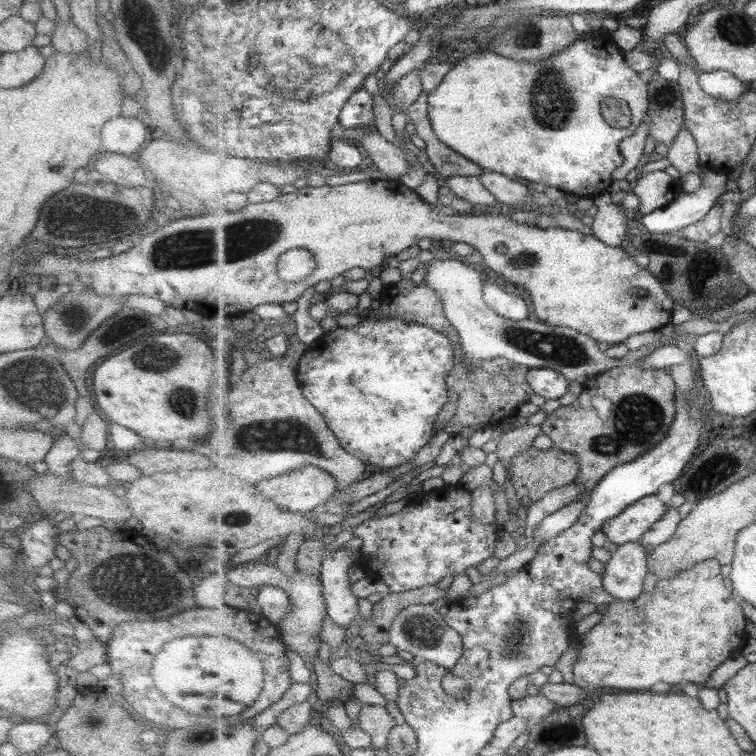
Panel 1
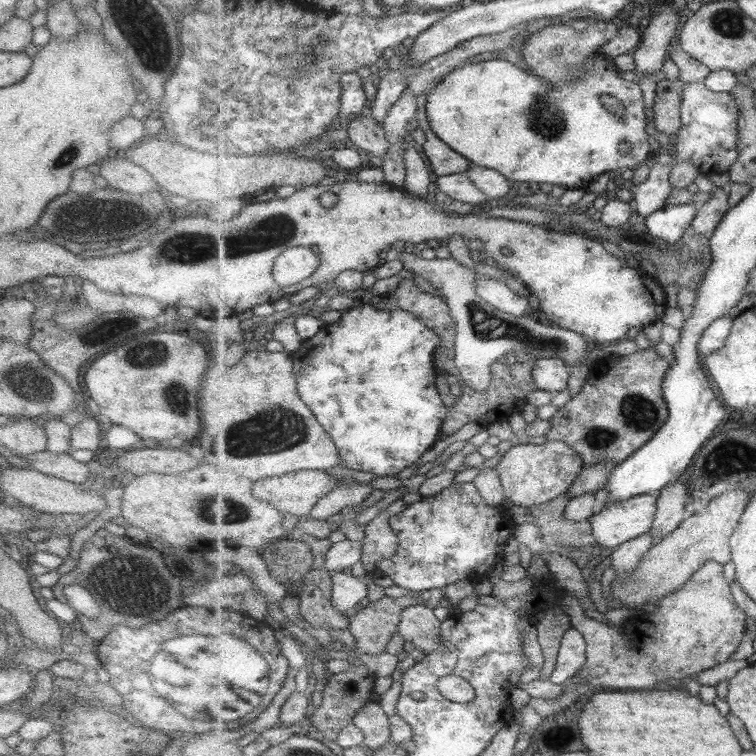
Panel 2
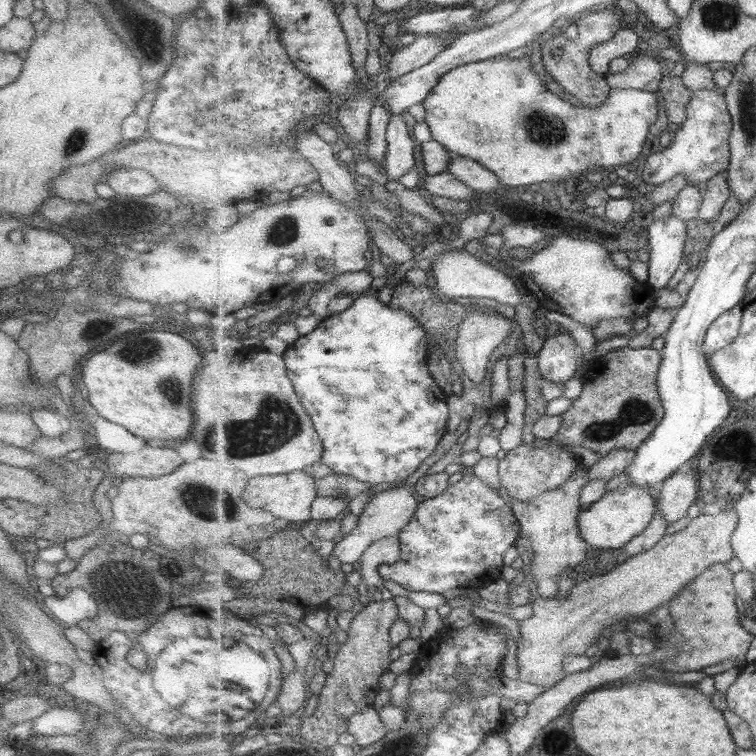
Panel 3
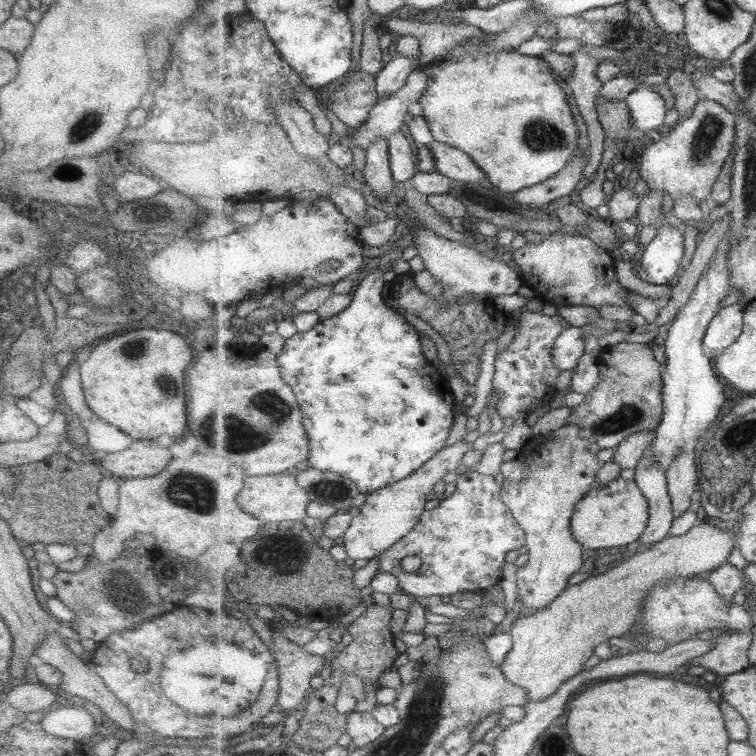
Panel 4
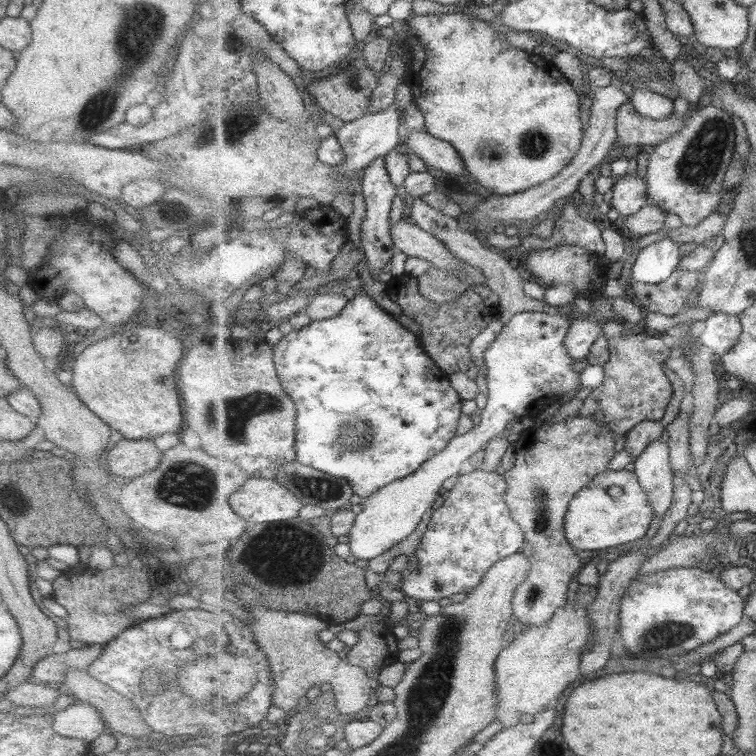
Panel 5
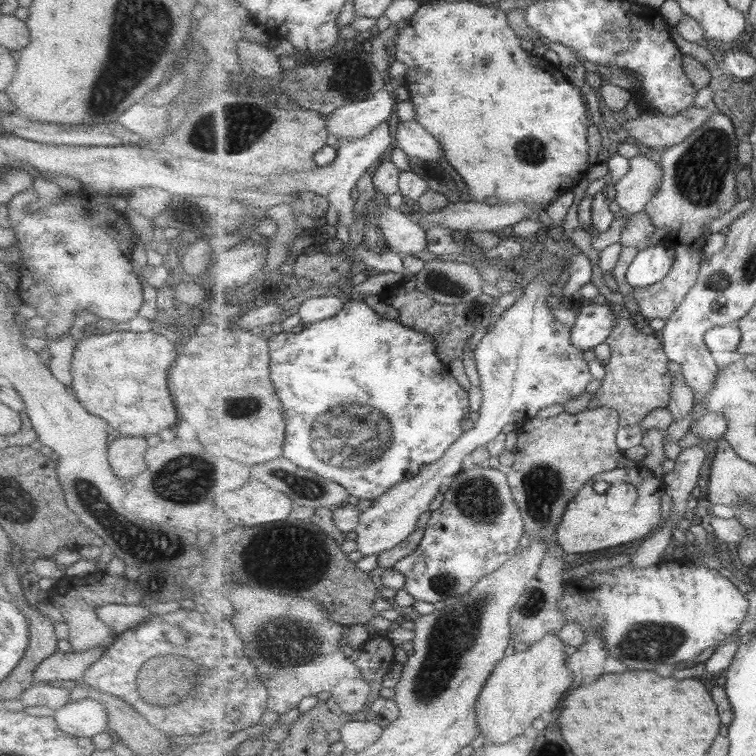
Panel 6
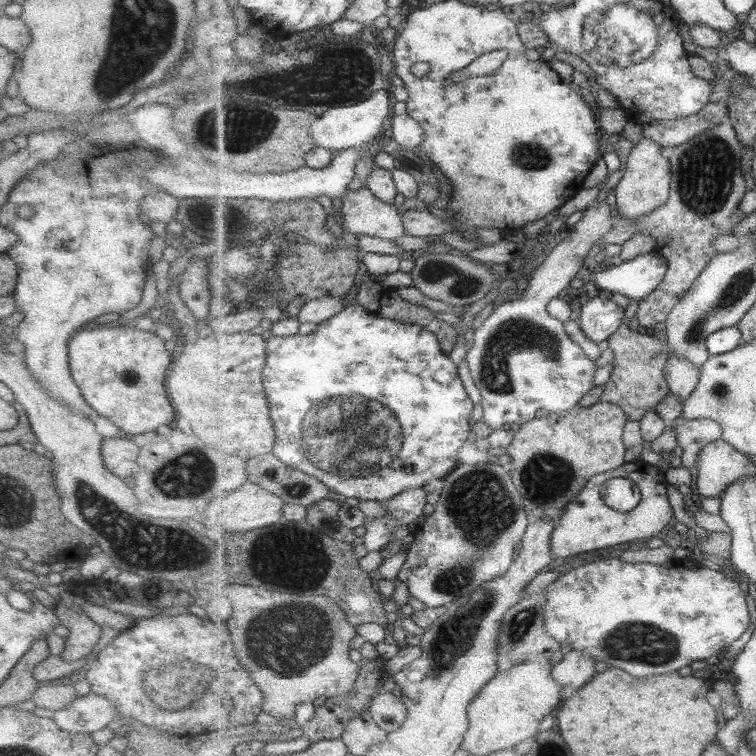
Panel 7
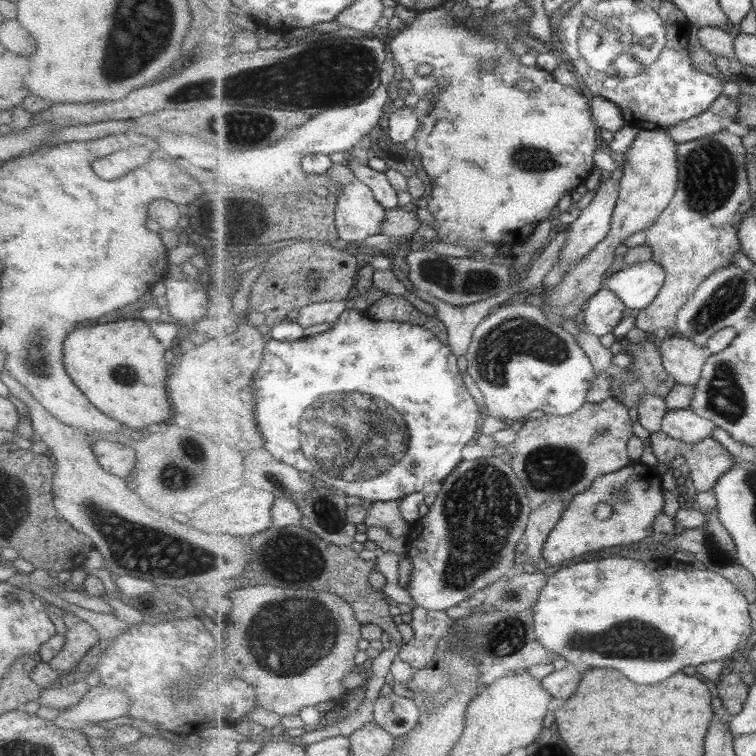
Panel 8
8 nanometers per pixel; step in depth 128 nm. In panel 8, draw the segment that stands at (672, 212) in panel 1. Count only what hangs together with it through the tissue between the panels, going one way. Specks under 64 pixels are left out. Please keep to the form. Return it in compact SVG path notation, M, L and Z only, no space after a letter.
M651 259L621 268L606 280L606 287L616 292L627 308L638 313L655 302L666 276L666 268Z

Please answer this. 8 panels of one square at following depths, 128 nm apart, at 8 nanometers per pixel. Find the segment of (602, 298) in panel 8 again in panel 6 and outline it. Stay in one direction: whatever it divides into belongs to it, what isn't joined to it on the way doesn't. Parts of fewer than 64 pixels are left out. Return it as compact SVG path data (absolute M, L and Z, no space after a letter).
M585 303L578 314L575 327L571 330L571 340L577 348L592 350L607 342L617 325L619 316L613 308L603 304Z

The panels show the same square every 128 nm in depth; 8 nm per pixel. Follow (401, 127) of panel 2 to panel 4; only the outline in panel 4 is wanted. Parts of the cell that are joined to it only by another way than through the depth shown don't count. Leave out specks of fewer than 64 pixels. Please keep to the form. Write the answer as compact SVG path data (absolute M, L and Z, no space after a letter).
M405 129L389 137L389 154L392 176L397 183L407 183L418 173L418 157L413 152L413 139Z

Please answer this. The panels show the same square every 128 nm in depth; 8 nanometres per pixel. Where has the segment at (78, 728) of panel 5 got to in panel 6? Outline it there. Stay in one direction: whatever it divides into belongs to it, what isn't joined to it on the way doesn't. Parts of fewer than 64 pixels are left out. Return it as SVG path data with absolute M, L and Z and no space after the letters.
M87 697L67 701L51 716L57 728L75 737L91 738L108 728L108 716L103 704Z

